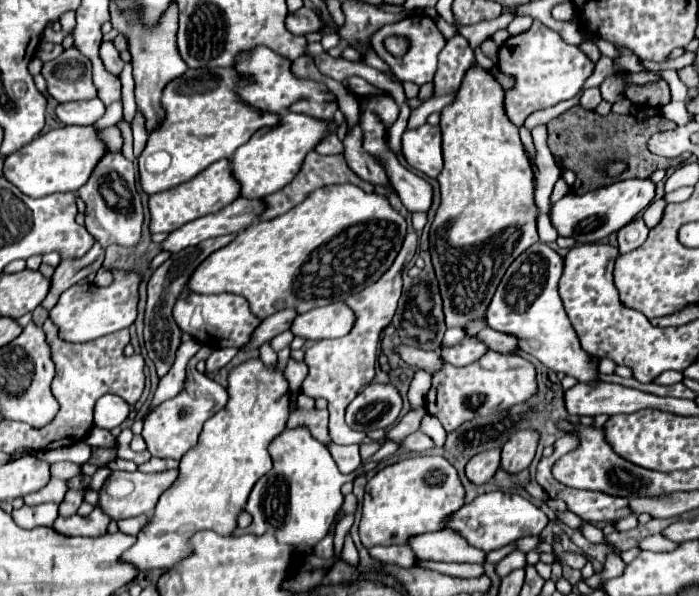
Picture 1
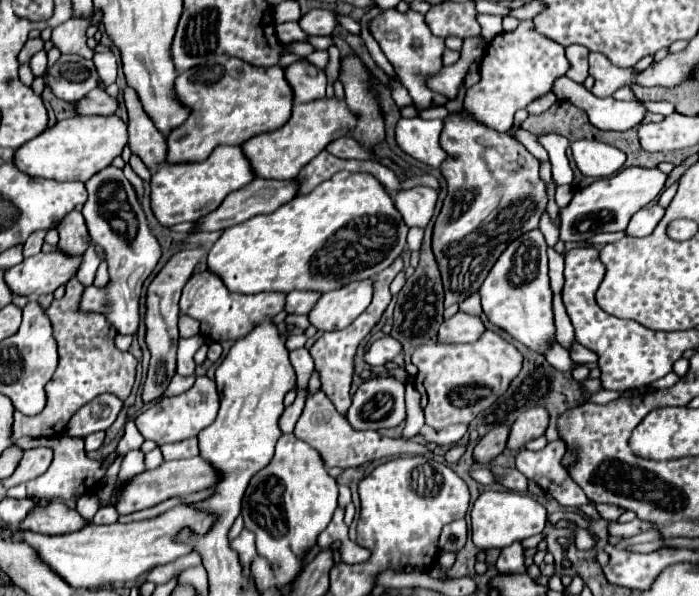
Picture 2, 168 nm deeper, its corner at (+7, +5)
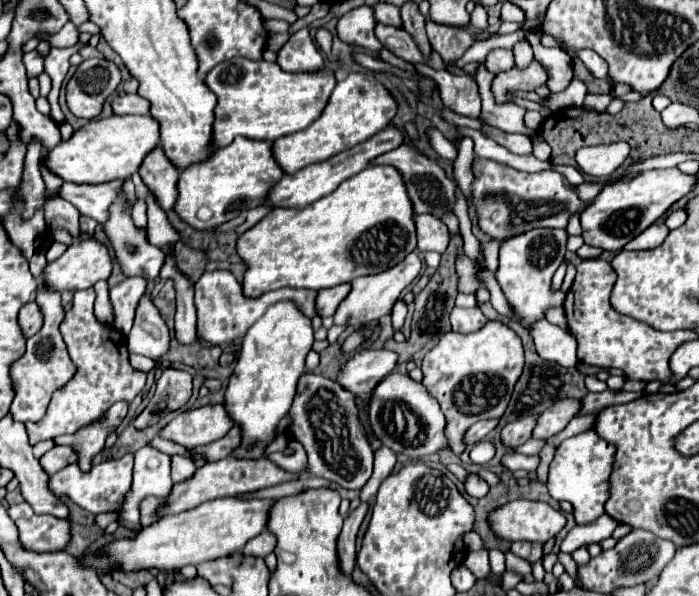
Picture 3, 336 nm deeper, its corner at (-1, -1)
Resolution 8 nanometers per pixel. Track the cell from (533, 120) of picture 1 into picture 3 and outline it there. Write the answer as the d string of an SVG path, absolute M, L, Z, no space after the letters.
M552 165L552 169L561 172L563 176L567 178L569 183L573 185L579 185L585 182L583 174L581 174L576 168L566 165Z

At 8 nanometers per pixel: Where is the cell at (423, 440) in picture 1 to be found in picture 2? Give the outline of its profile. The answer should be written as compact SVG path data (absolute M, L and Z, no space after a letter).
M423 424L423 428L419 430L419 436L425 438L427 442L435 442L435 444L443 444L443 446L451 446L457 444L463 434L467 432L467 424L455 424L455 426L447 426L443 430L431 430L431 426Z

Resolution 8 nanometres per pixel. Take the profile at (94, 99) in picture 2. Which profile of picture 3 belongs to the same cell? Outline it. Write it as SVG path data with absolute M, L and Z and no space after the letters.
M121 94L113 100L115 114L149 114L149 100L139 94Z

